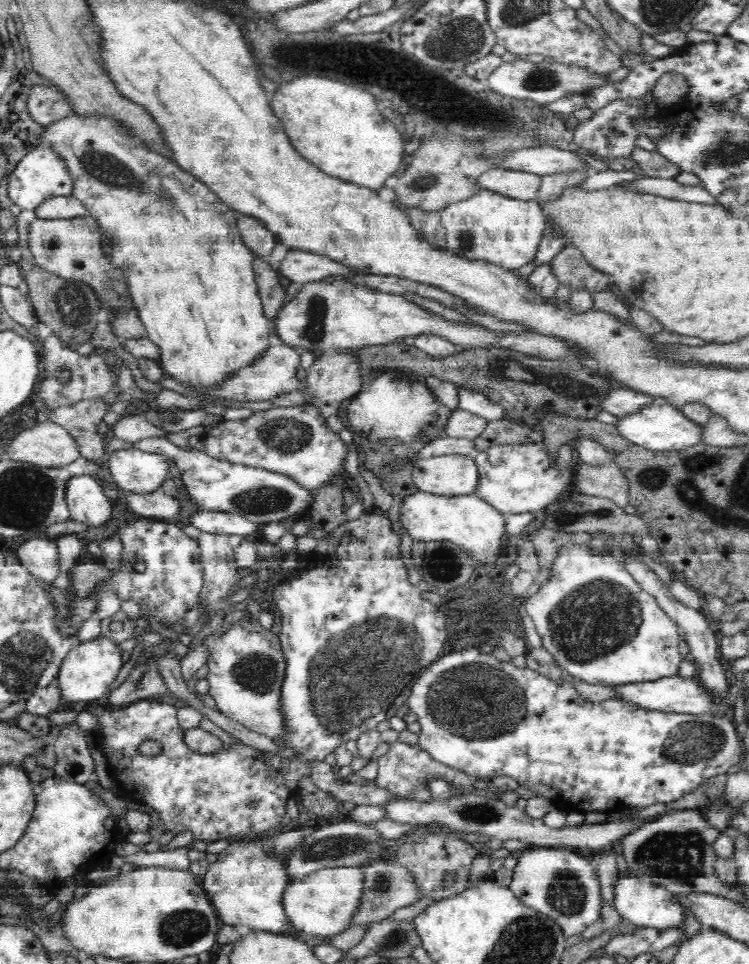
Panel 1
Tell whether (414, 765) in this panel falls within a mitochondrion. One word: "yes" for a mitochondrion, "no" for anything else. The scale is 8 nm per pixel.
no

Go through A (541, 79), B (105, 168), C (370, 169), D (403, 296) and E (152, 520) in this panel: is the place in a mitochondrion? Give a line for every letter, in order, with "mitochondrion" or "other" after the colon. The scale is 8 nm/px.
A: mitochondrion
B: mitochondrion
C: other
D: other
E: other

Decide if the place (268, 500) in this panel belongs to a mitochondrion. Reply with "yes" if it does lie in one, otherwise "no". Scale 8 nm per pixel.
yes

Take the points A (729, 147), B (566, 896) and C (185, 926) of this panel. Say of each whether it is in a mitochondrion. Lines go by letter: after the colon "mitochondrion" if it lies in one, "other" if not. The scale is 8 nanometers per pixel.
A: mitochondrion
B: mitochondrion
C: mitochondrion

